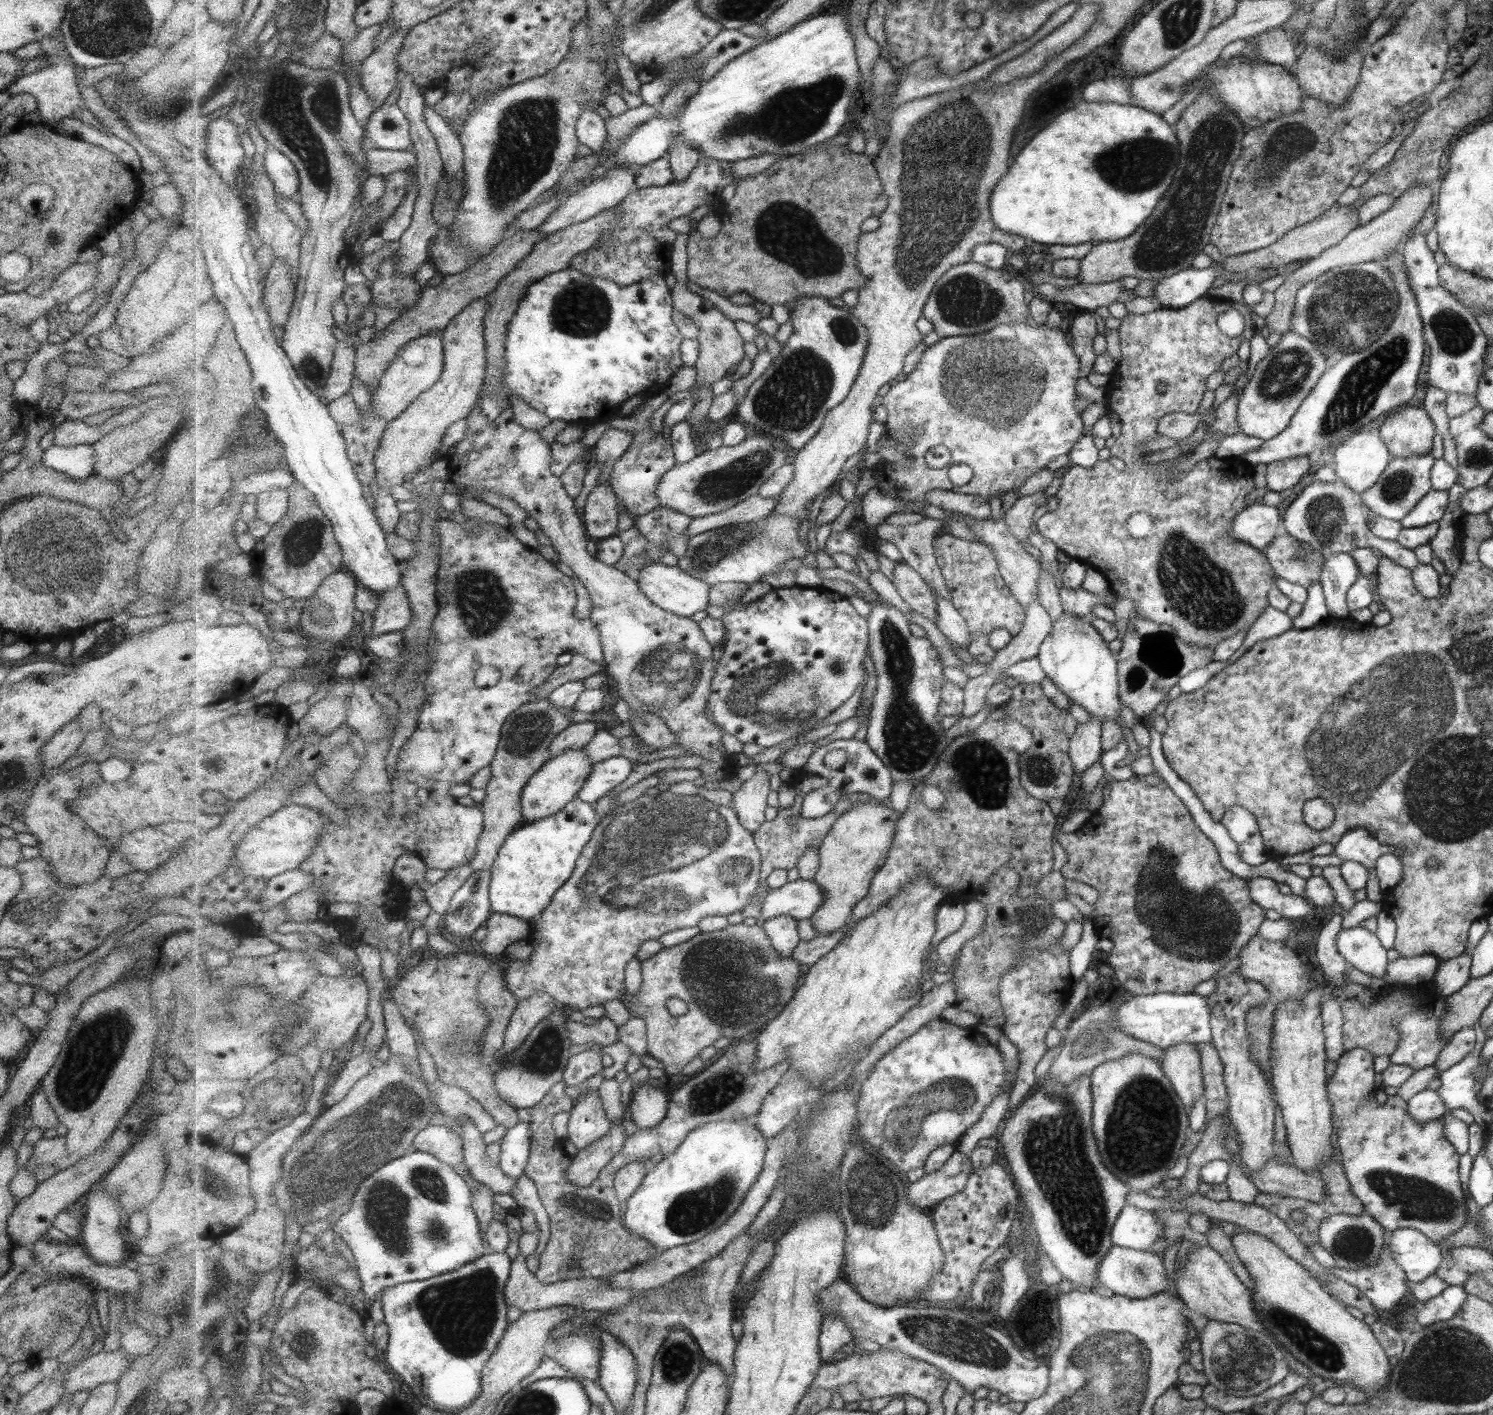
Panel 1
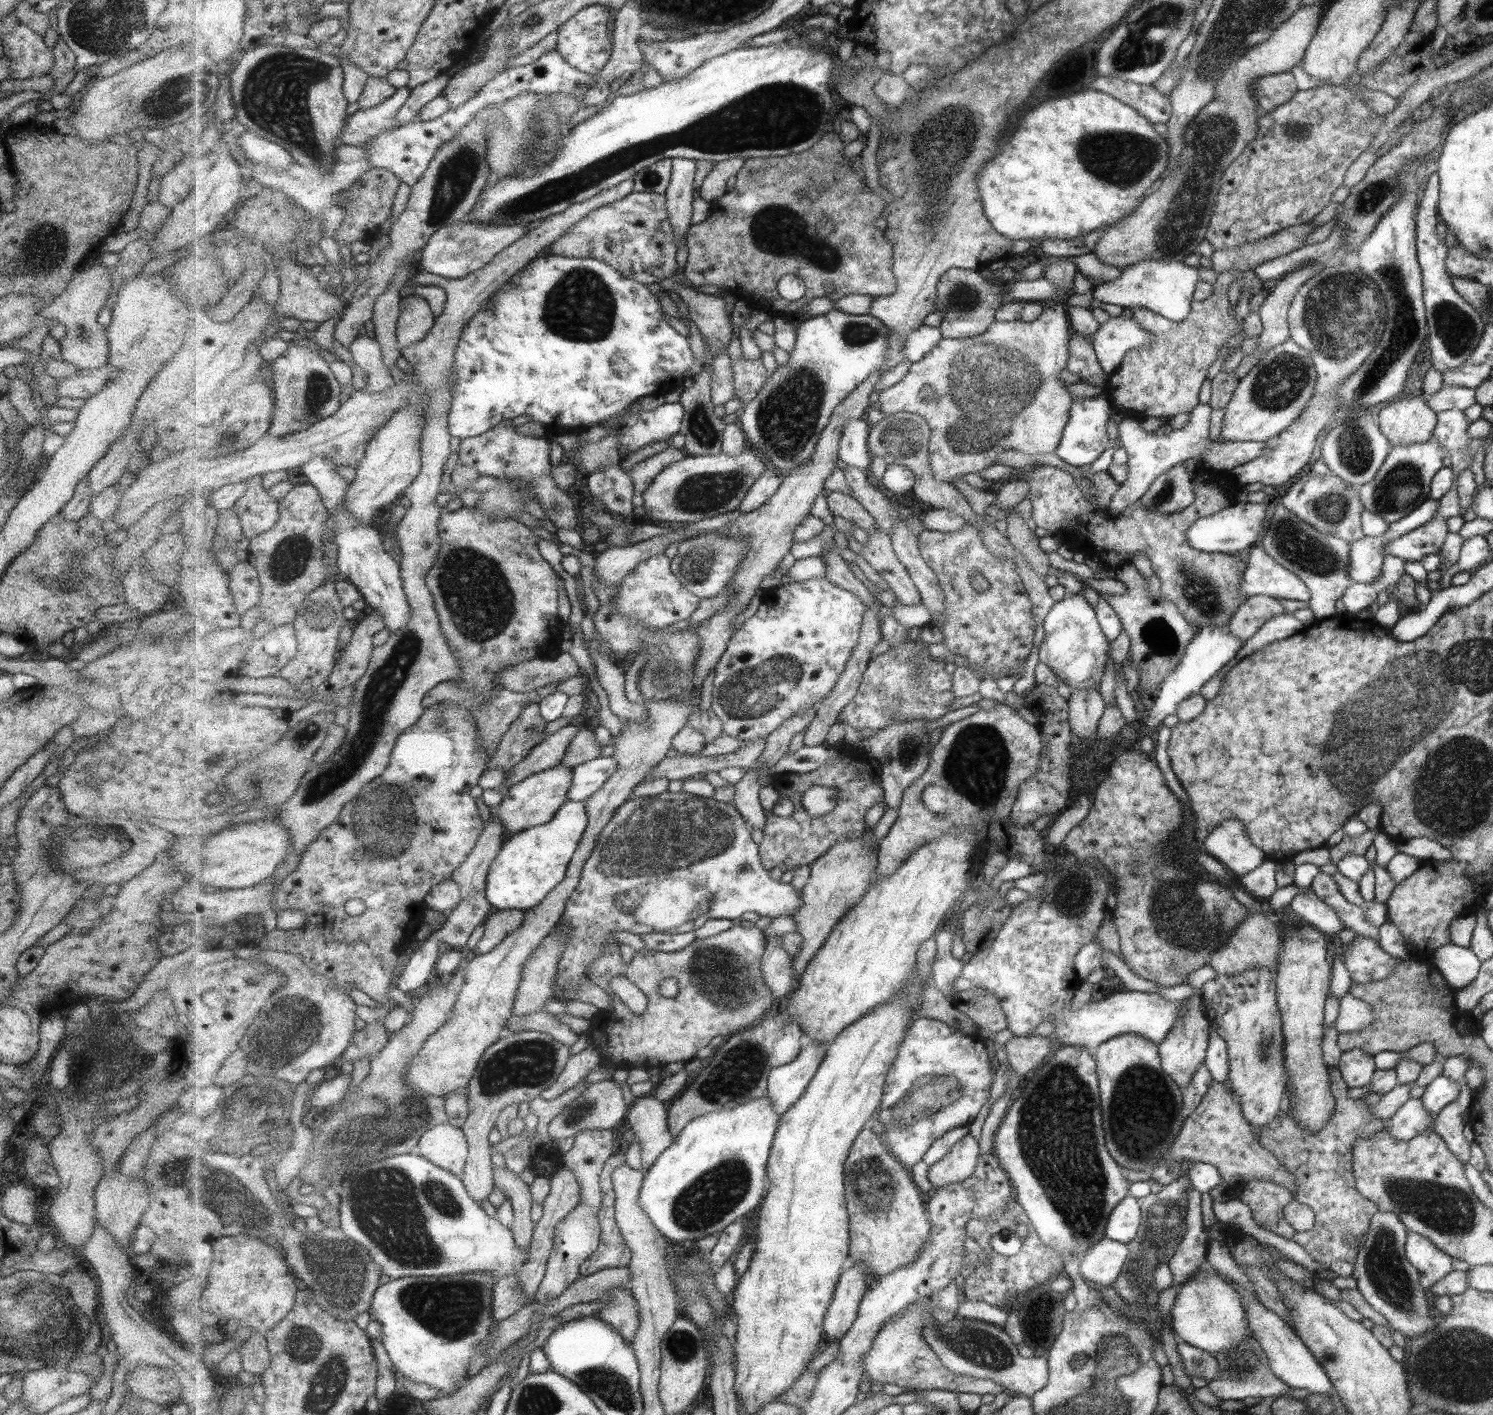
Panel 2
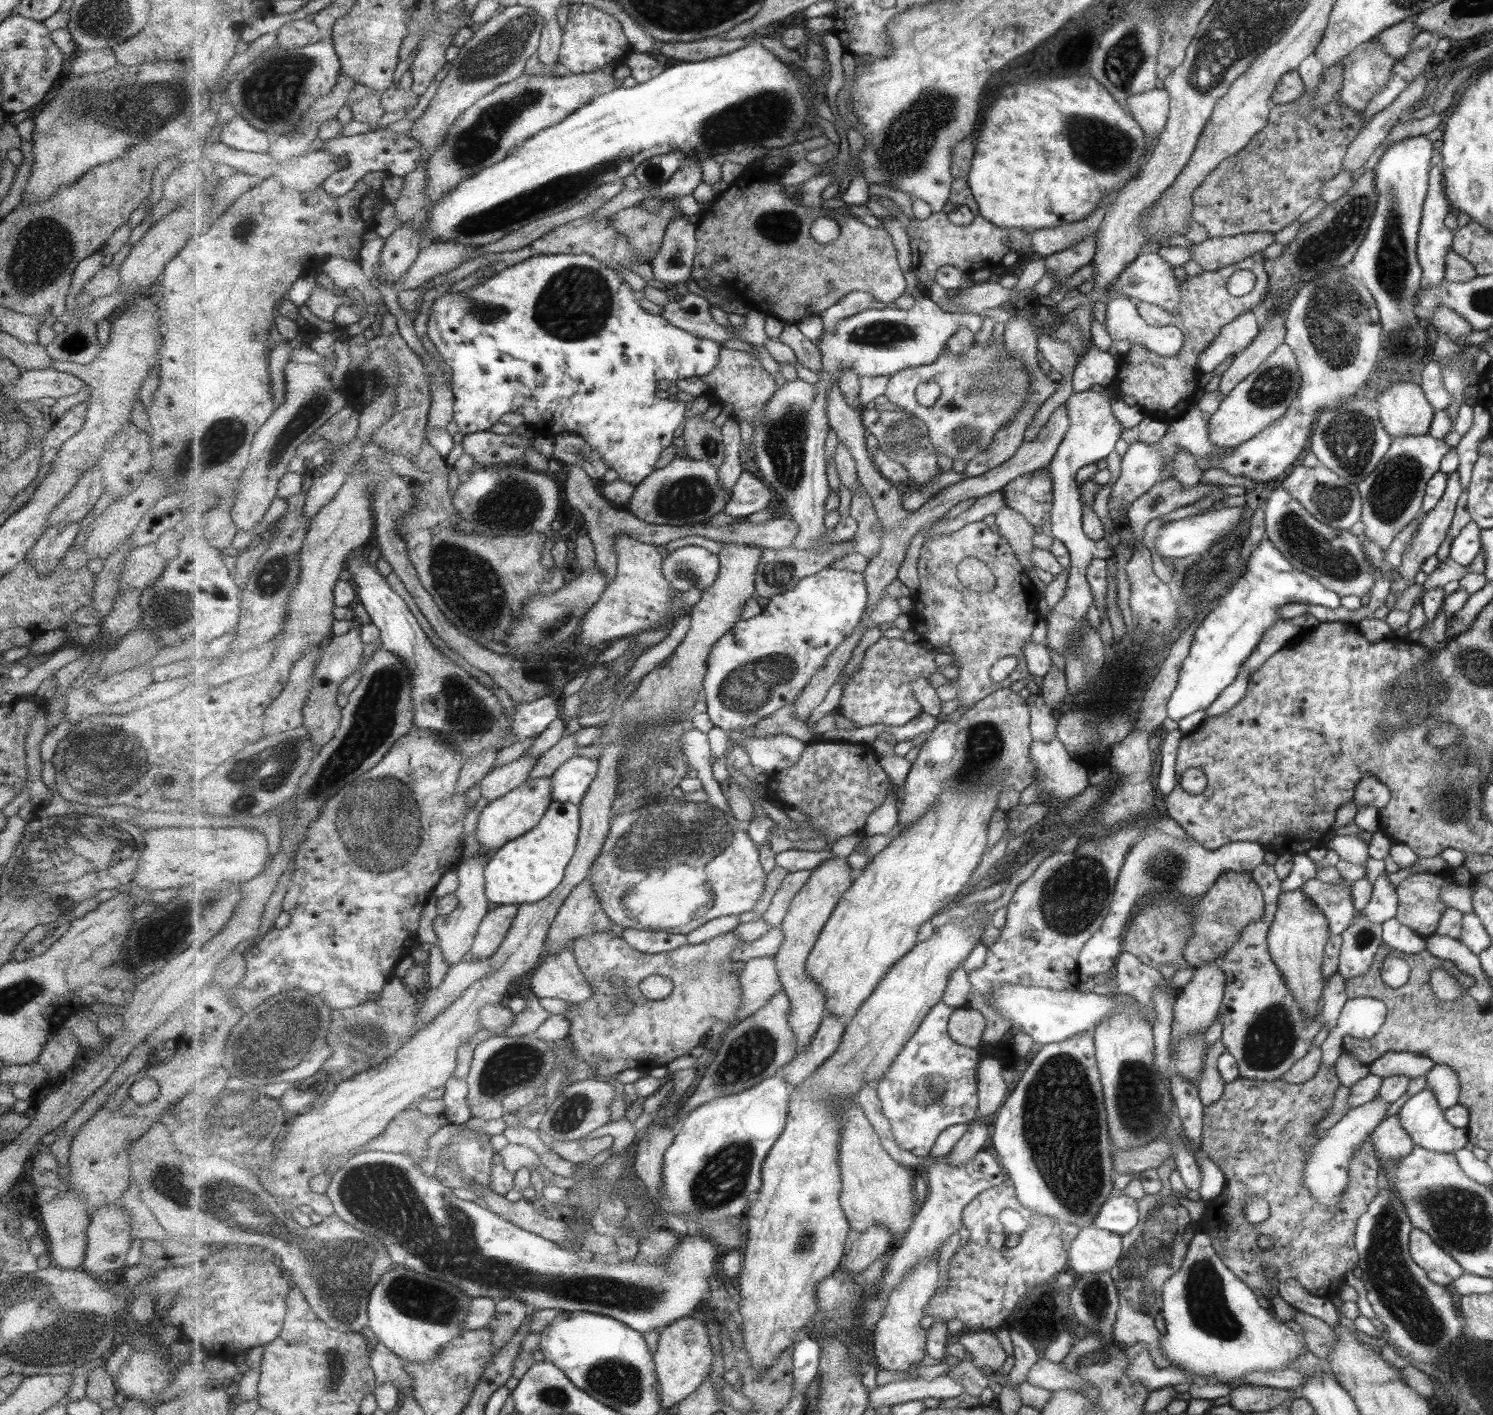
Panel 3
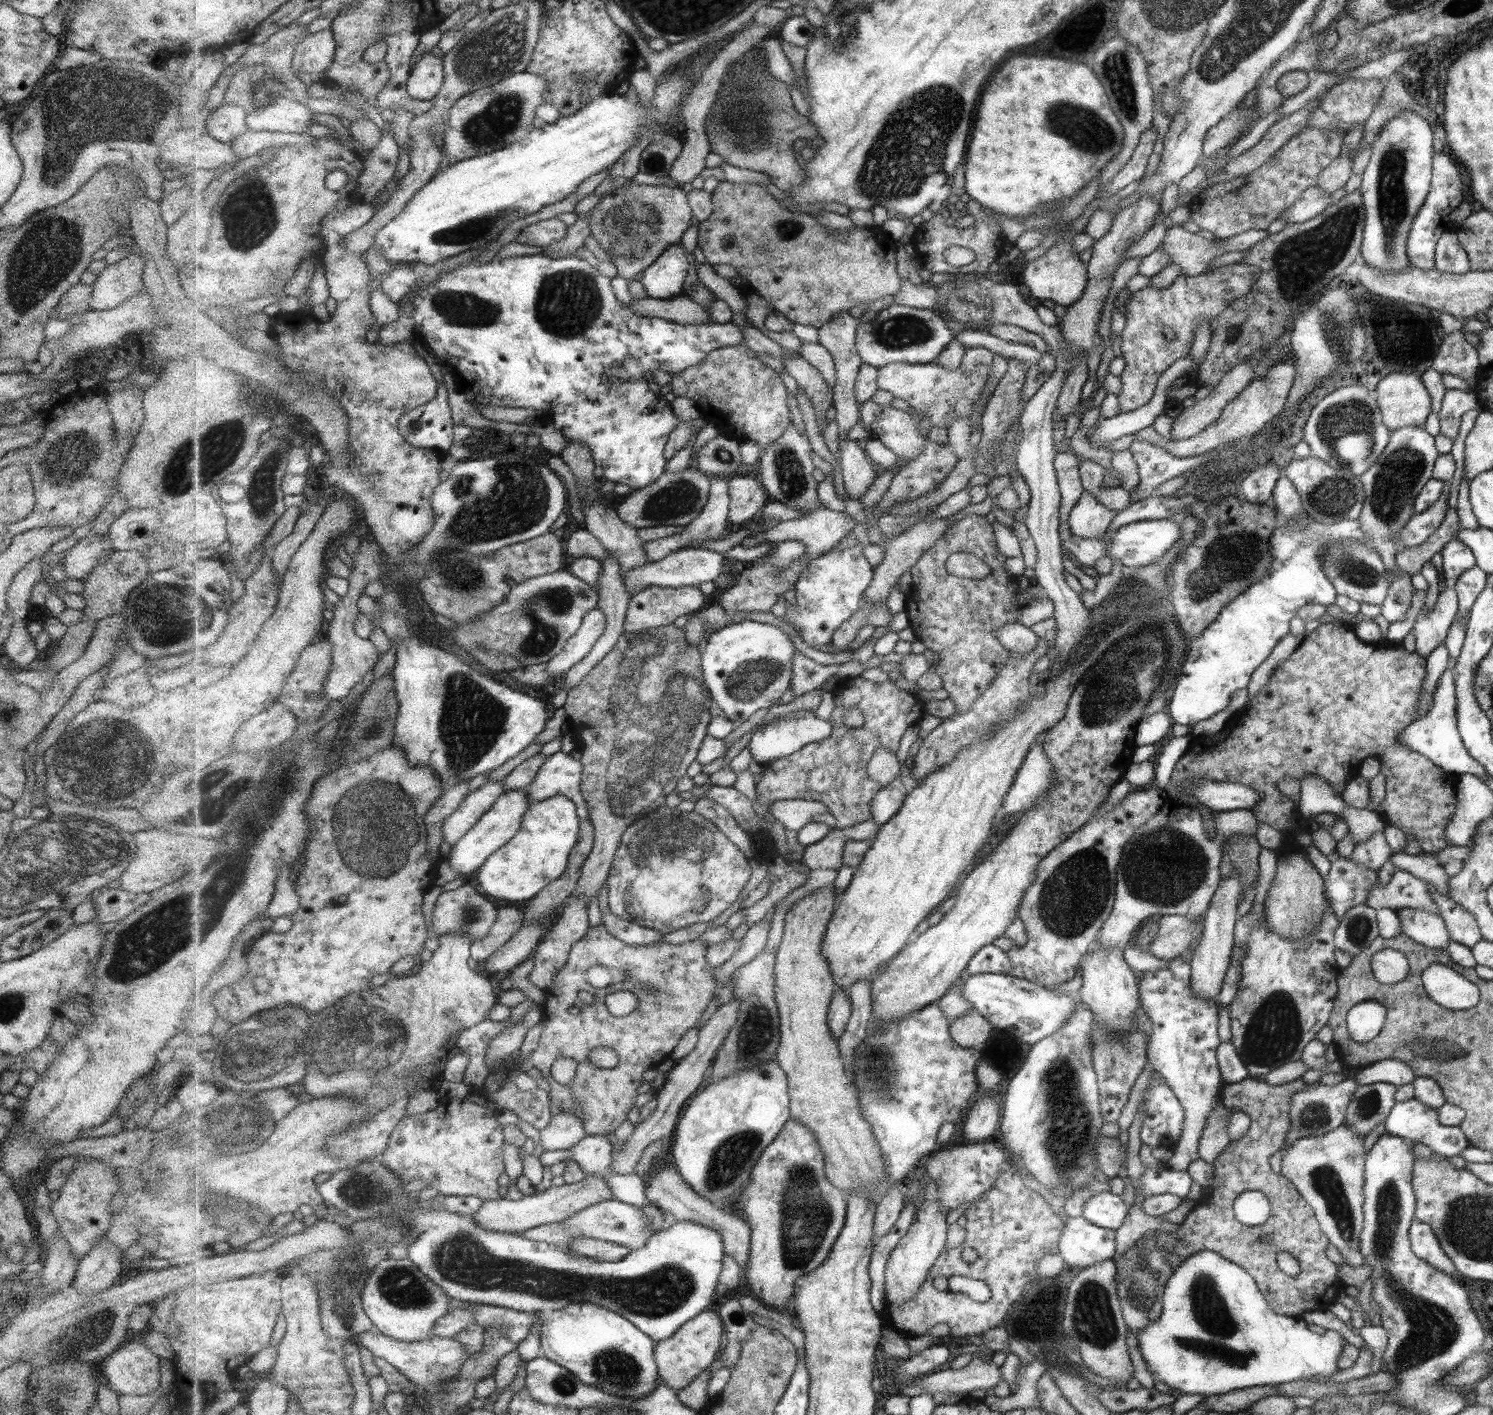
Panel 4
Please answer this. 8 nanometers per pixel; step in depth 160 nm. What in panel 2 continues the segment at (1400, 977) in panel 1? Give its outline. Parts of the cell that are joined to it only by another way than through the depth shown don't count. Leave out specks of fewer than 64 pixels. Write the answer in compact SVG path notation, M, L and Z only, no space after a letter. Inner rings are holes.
M1358 934L1351 944L1341 949L1340 957L1349 973L1351 983L1355 984L1383 980L1400 962L1398 958L1383 952L1374 940ZM1349 990L1339 999L1338 1012L1333 1023L1338 1034L1359 1030L1372 1022L1375 1022L1375 1011L1363 1000L1352 996Z

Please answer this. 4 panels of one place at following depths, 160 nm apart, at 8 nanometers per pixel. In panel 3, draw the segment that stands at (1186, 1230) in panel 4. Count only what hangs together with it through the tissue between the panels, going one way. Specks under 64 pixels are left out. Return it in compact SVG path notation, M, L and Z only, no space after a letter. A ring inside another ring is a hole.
M1320 1065L1313 1078L1303 1084L1289 1084L1281 1079L1261 1082L1237 1077L1231 1082L1224 1083L1221 1096L1203 1108L1200 1150L1218 1166L1226 1182L1226 1188L1215 1197L1215 1200L1209 1202L1217 1206L1209 1206L1213 1208L1209 1212L1211 1217L1203 1218L1203 1222L1213 1220L1215 1226L1209 1226L1205 1230L1208 1233L1205 1234L1210 1238L1219 1261L1223 1262L1235 1277L1246 1282L1251 1290L1261 1292L1265 1300L1272 1299L1279 1283L1292 1278L1311 1296L1331 1302L1338 1295L1340 1288L1345 1285L1341 1274L1347 1270L1355 1271L1358 1260L1358 1252L1354 1245L1355 1227L1360 1216L1366 1212L1375 1195L1378 1194L1381 1174L1378 1154L1372 1145L1372 1140L1368 1136L1352 1152L1346 1172L1347 1182L1338 1198L1336 1213L1332 1213L1325 1205L1318 1203L1312 1192L1304 1185L1304 1164L1308 1159L1308 1153L1318 1142L1318 1138L1313 1134L1314 1128L1324 1118L1326 1109L1331 1108L1333 1092L1339 1088L1339 1085L1334 1066ZM1253 1196L1258 1196L1267 1203L1267 1218L1261 1222L1243 1223L1242 1208ZM1258 1236L1269 1236L1271 1247L1262 1249L1257 1246L1255 1240ZM1269 1267L1273 1267L1276 1271L1272 1279L1269 1279L1265 1273Z

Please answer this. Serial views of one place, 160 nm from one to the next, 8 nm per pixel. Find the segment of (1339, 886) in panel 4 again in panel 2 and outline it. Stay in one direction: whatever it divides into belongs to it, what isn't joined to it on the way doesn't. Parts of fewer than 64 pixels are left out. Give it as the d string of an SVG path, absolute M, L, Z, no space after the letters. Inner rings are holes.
M1304 889L1301 894L1296 894L1291 899L1289 908L1293 915L1321 933L1334 937L1343 930L1343 925L1333 909L1321 902L1310 889Z

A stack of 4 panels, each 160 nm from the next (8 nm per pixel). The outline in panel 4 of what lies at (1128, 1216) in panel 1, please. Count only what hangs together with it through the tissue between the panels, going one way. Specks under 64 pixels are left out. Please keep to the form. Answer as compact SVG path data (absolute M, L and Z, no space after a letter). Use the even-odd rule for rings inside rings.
M1103 1191L1085 1201L1081 1216L1099 1228L1117 1230L1123 1224L1127 1210L1121 1196Z

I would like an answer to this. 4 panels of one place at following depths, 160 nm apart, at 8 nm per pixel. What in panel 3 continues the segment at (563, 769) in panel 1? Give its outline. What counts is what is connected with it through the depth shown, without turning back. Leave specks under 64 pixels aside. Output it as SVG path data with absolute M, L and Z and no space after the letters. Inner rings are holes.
M533 778L519 788L510 791L498 800L491 801L480 814L477 824L476 838L479 851L492 855L511 840L519 839L535 829L553 805L553 780L551 778Z

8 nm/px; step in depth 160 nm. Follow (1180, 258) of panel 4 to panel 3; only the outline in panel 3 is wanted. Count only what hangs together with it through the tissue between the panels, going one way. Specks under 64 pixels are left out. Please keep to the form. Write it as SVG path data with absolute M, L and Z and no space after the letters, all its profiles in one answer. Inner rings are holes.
M1253 232L1237 236L1208 237L1187 249L1191 260L1195 260L1203 271L1211 272L1261 254L1272 242L1275 242L1272 233Z

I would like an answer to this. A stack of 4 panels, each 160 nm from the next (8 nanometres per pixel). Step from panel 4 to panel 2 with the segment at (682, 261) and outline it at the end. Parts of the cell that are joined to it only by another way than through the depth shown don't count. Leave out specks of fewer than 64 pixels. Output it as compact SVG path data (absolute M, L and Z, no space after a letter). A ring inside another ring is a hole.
M677 157L673 159L672 181L666 190L668 211L671 224L674 226L676 243L685 241L693 216L693 202L697 192L693 189L697 174L697 160Z

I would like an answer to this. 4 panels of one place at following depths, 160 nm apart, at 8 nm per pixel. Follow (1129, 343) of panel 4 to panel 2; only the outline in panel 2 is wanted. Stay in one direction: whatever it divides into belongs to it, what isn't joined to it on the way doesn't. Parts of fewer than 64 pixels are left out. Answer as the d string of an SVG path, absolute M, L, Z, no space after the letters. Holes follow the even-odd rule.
M1228 270L1217 274L1215 283L1211 284L1211 295L1201 301L1192 301L1190 312L1181 322L1171 322L1157 313L1133 307L1130 308L1135 323L1153 335L1151 346L1139 346L1126 350L1119 367L1115 369L1102 388L1110 405L1116 412L1126 417L1173 417L1182 412L1189 413L1198 404L1198 394L1207 370L1217 359L1218 350L1233 335L1241 331L1243 319L1251 313L1251 298L1267 286L1255 276L1255 272ZM1240 278L1239 300L1235 304L1235 315L1229 317L1227 290L1232 282Z

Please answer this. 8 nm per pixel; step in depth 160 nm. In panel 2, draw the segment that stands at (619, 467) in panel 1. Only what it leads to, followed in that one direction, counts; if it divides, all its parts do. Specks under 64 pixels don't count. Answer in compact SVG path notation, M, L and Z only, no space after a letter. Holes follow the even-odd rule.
M668 447L666 450L659 452L635 463L629 470L634 482L634 505L644 506L646 503L647 489L654 483L656 476L662 474L671 463L679 462L687 456L683 448Z

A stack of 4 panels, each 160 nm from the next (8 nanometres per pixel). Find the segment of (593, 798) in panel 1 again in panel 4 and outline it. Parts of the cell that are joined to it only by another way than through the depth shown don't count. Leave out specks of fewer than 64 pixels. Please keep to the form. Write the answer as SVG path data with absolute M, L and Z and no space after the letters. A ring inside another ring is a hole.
M570 746L553 753L537 775L537 780L526 789L529 800L545 801L547 798L563 795L571 798L577 805L581 820L589 820L589 808L585 797L581 794L584 770L584 764L573 756Z

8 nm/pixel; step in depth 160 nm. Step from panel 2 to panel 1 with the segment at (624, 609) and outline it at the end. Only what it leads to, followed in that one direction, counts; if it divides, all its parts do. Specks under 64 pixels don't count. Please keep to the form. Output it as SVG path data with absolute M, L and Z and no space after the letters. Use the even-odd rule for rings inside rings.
M657 561L643 569L639 588L658 607L663 607L665 610L674 612L679 616L689 617L701 612L701 610L707 610L707 606L710 605L710 593L713 587L709 586L707 582L699 580L699 577L685 572L677 565L666 566Z

